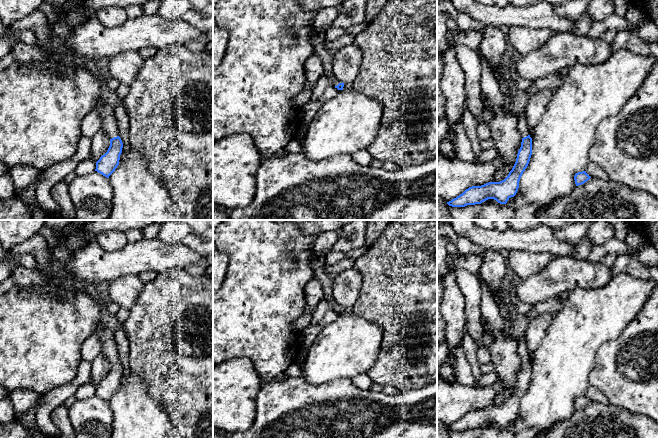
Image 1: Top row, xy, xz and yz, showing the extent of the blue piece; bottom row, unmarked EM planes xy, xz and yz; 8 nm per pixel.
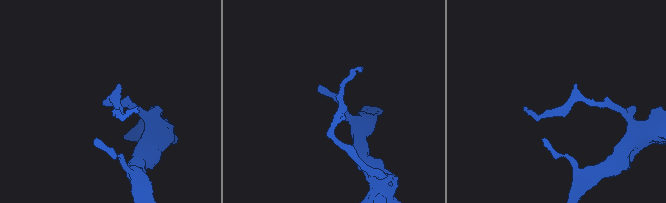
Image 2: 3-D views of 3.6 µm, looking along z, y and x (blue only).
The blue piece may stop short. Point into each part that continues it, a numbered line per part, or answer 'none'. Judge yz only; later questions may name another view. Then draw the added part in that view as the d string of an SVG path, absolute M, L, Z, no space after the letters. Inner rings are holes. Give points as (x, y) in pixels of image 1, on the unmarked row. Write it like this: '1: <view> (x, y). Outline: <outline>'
1: yz (523, 353). Outline: M524 337L518 338L517 342L518 342L518 355L519 355L521 362L524 362L530 359Z

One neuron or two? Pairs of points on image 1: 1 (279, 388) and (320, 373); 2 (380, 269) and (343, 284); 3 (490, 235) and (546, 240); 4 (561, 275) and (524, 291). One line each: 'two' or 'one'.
1: two
2: two
3: one
4: one

